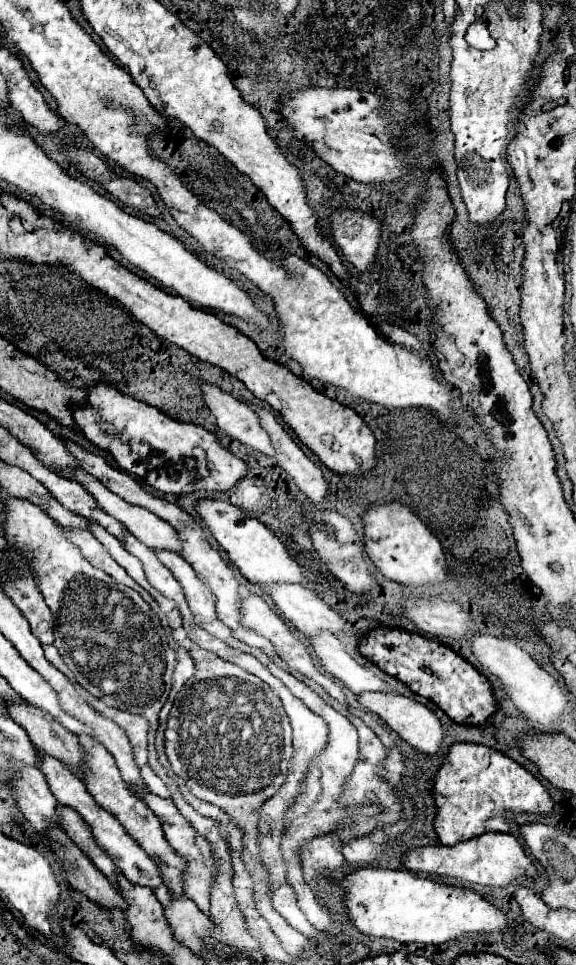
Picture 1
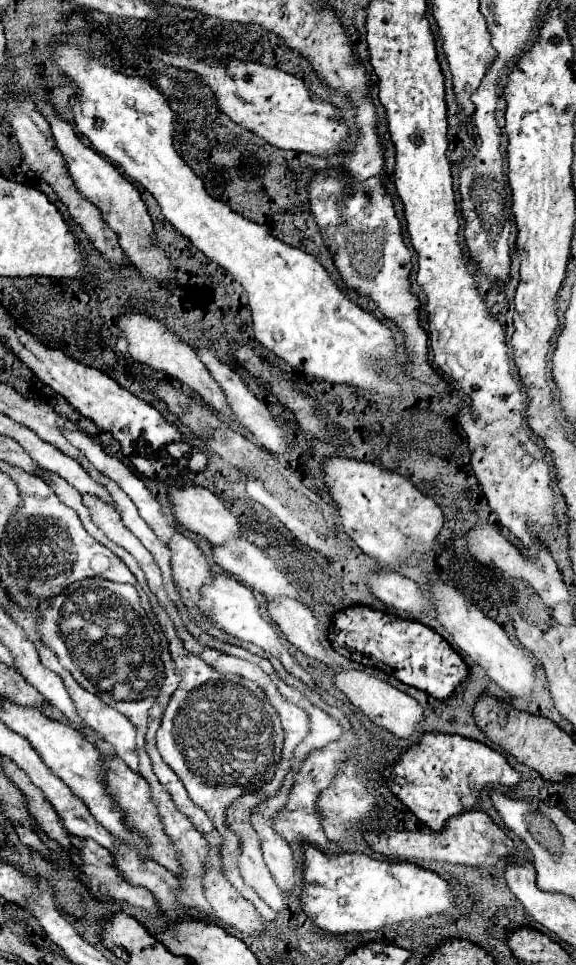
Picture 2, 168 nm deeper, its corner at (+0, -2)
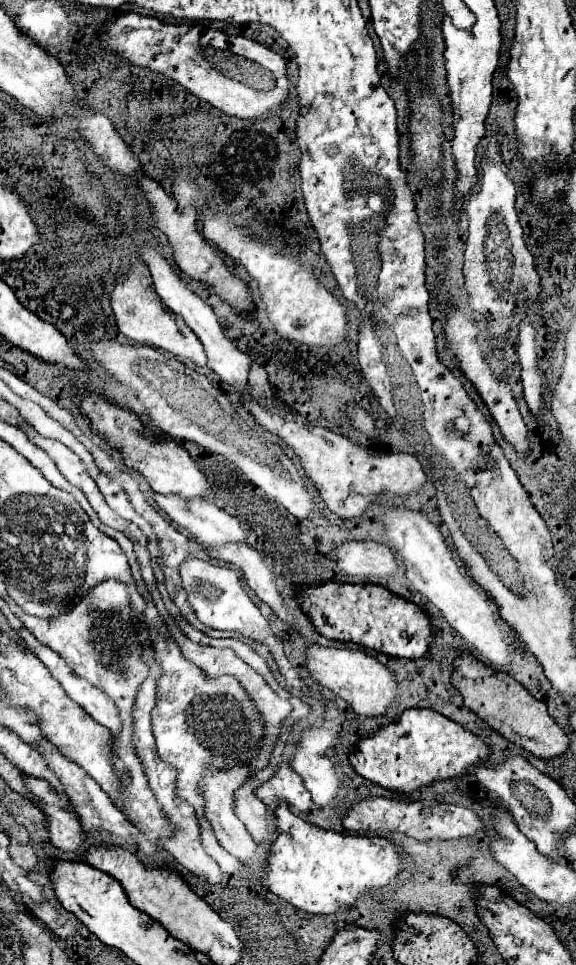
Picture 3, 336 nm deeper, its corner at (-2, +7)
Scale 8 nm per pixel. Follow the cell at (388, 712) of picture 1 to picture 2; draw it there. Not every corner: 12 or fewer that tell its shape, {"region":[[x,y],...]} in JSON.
{"region":[[361,670],[333,684],[373,724],[399,738],[423,720],[421,704]]}

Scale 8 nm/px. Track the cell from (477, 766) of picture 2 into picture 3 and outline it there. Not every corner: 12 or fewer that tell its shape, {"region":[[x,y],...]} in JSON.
{"region":[[405,709],[349,759],[409,795],[487,761],[481,737]]}

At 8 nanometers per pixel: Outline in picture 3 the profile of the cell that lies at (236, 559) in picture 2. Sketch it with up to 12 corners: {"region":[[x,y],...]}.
{"region":[[153,499],[205,547],[247,543],[233,515],[205,499]]}

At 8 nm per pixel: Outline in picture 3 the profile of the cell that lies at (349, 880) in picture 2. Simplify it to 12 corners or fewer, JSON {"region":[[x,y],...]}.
{"region":[[275,811],[263,885],[333,915],[387,887],[405,859],[383,837]]}

